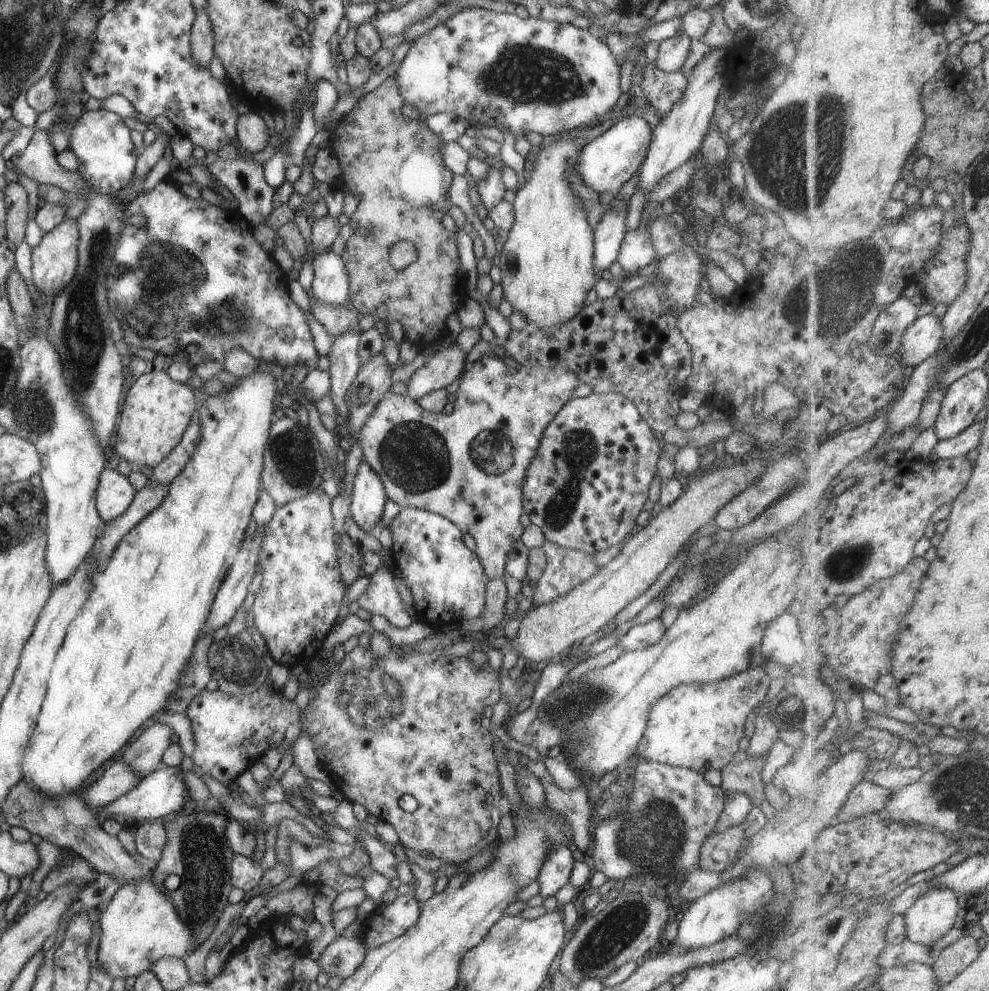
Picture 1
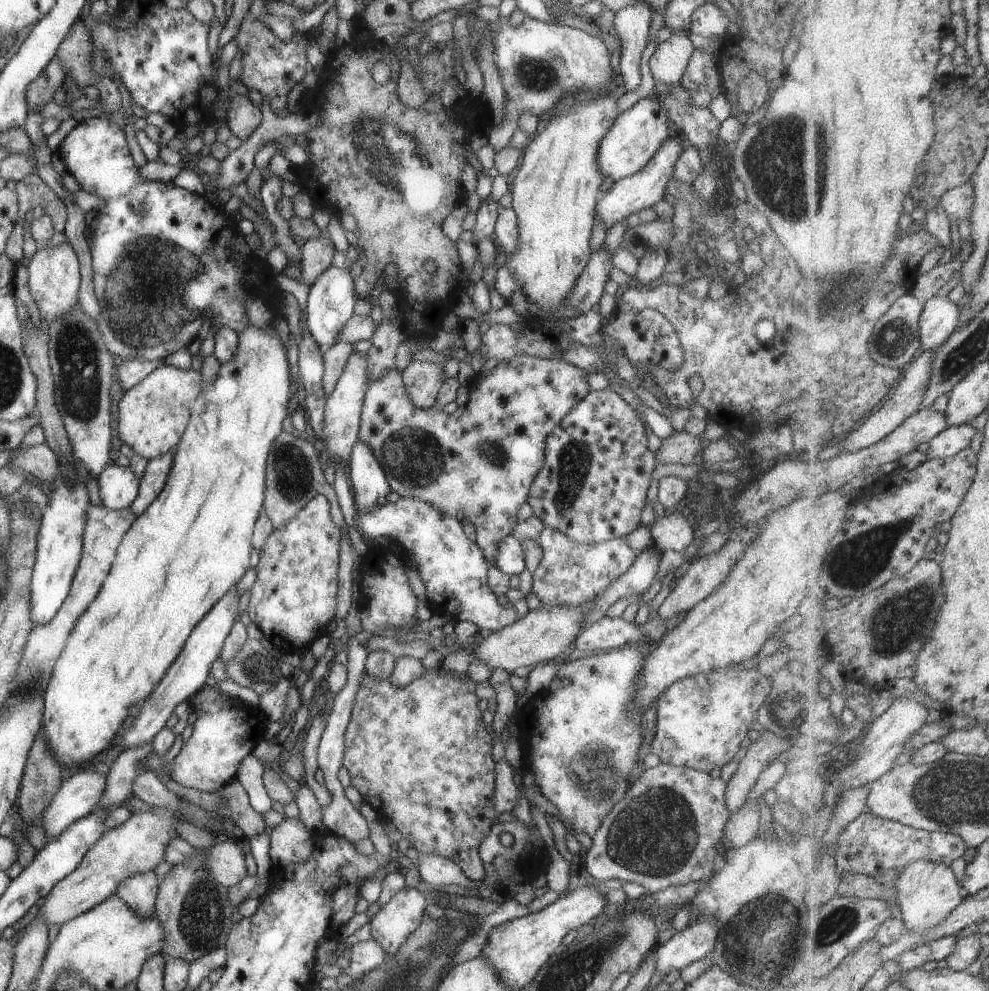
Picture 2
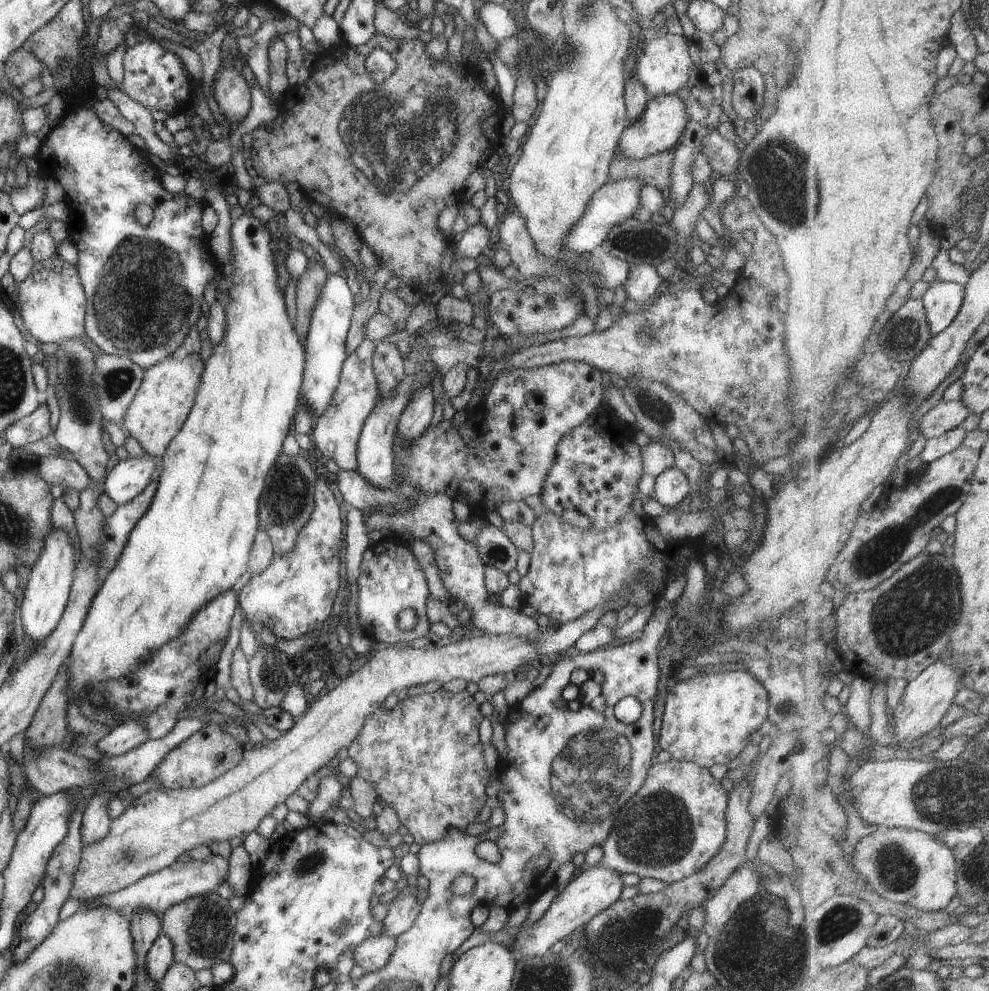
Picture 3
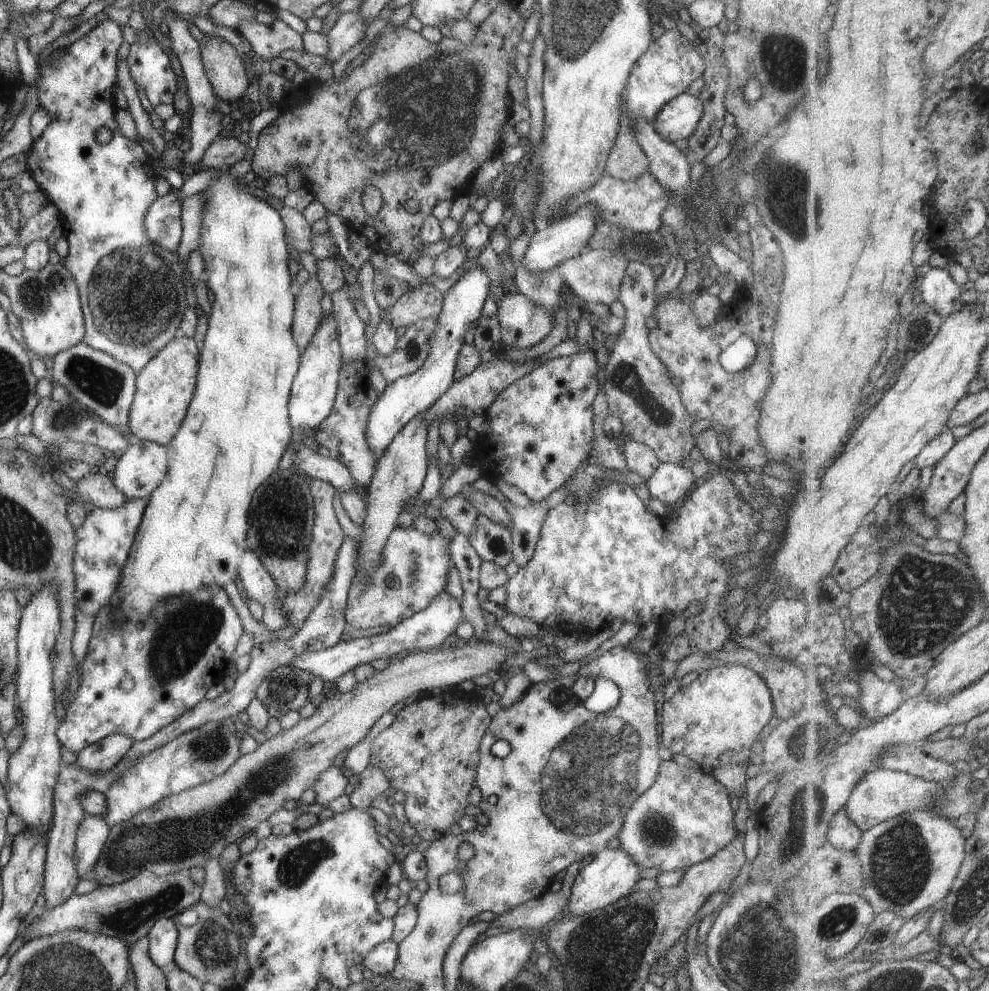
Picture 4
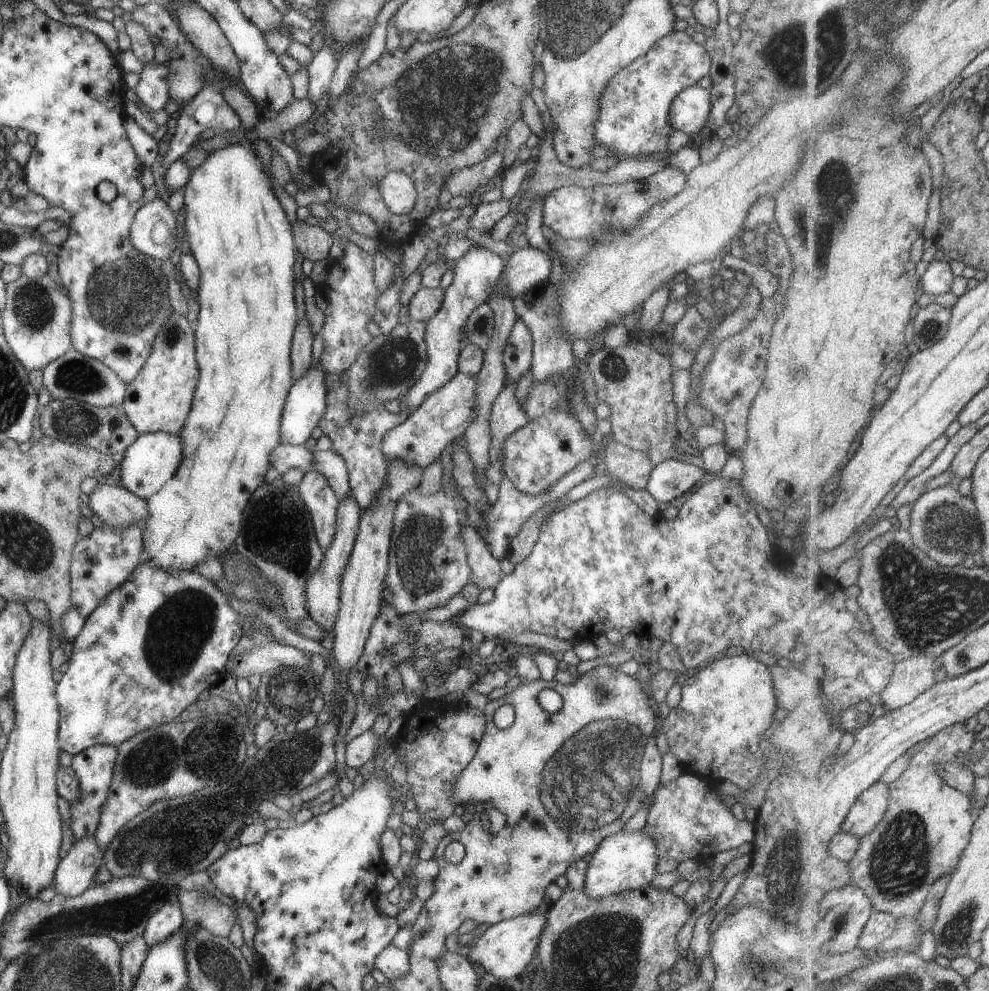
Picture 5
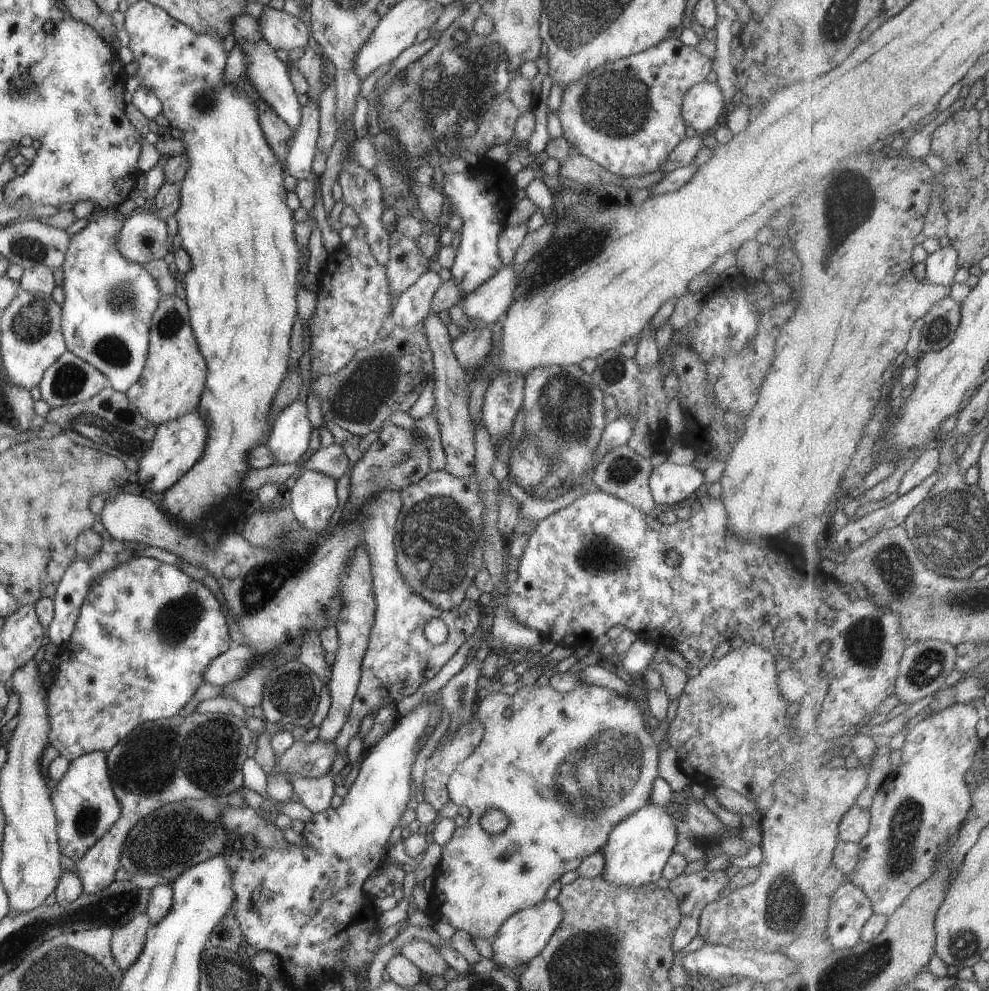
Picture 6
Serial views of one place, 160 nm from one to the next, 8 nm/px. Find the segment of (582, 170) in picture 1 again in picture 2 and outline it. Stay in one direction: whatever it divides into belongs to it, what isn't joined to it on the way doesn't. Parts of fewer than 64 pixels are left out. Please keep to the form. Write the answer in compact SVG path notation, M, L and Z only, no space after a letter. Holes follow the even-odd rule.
M656 97L637 100L631 108L618 114L613 126L601 138L597 150L597 165L601 168L599 172L603 177L611 176L613 181L633 175L639 168L645 166L659 148L659 144L669 136L667 123L667 110L659 104Z

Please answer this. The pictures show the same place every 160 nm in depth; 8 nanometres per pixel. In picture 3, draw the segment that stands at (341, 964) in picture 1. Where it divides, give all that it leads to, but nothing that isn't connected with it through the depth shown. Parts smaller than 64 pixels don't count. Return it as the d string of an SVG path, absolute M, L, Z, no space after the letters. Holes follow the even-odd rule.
M379 935L363 940L353 951L353 961L367 973L383 968L395 949L395 938Z

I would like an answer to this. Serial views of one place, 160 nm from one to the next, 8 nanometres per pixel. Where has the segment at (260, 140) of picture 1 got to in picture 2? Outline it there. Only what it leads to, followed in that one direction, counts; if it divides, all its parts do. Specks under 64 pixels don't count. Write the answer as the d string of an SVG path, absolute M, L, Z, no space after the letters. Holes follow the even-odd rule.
M232 92L225 117L225 124L232 136L237 137L241 142L245 141L259 126L261 118L259 107L249 102L246 96Z

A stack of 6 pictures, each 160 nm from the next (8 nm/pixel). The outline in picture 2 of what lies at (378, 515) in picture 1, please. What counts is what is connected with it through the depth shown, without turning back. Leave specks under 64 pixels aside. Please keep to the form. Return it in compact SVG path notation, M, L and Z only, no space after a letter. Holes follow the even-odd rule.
M355 440L349 454L349 482L353 488L353 503L357 510L373 510L383 504L390 492L377 456L363 440Z

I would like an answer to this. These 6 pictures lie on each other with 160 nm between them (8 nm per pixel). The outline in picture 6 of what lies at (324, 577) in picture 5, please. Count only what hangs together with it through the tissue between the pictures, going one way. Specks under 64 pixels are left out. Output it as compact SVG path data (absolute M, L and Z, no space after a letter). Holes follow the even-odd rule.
M386 424L379 430L378 437L349 472L349 491L342 510L344 515L341 518L353 515L354 509L359 509L377 491L399 491L407 485L415 484L429 472L426 440L417 440L411 431L395 425Z

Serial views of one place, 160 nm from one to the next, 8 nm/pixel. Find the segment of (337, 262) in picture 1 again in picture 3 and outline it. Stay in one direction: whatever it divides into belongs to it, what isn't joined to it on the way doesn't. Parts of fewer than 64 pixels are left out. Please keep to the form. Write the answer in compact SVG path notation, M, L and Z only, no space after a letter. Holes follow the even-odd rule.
M330 274L321 286L317 302L311 310L304 350L305 363L299 386L300 406L311 415L319 416L329 406L329 400L337 388L340 370L346 358L345 340L353 313L353 294L349 291L346 278Z

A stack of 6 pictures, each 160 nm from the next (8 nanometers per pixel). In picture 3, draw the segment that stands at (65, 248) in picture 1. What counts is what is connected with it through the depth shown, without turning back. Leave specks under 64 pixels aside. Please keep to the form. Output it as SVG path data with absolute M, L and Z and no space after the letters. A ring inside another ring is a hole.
M54 253L47 260L34 262L25 279L16 284L18 301L13 302L13 309L19 312L25 332L37 343L52 348L63 340L81 340L85 346L93 347L84 330L85 296L79 284L77 270Z

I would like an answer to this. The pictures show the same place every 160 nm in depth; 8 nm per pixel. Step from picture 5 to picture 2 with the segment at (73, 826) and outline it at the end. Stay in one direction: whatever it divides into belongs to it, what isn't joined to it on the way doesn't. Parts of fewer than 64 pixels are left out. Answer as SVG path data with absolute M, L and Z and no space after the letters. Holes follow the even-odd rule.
M235 587L229 588L229 591L223 594L207 614L201 618L201 621L185 640L177 658L165 670L165 674L163 674L151 695L139 706L140 710L137 718L134 718L124 732L119 733L119 737L122 738L121 747L123 750L137 748L145 742L152 742L155 734L165 726L165 722L167 722L170 714L174 712L175 707L180 702L189 701L189 696L192 696L199 691L199 688L202 688L203 684L206 684L207 676L210 675L210 666L218 658L221 646L223 646L223 642L235 622L237 604L237 590L235 590Z

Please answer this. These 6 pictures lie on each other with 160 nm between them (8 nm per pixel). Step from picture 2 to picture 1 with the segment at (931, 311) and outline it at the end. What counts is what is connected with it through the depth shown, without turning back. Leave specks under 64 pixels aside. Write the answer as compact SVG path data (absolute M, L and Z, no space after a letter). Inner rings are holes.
M930 313L919 317L903 334L903 344L898 358L904 366L915 369L943 350L943 334L945 334L945 328L943 328L942 319L938 320Z

